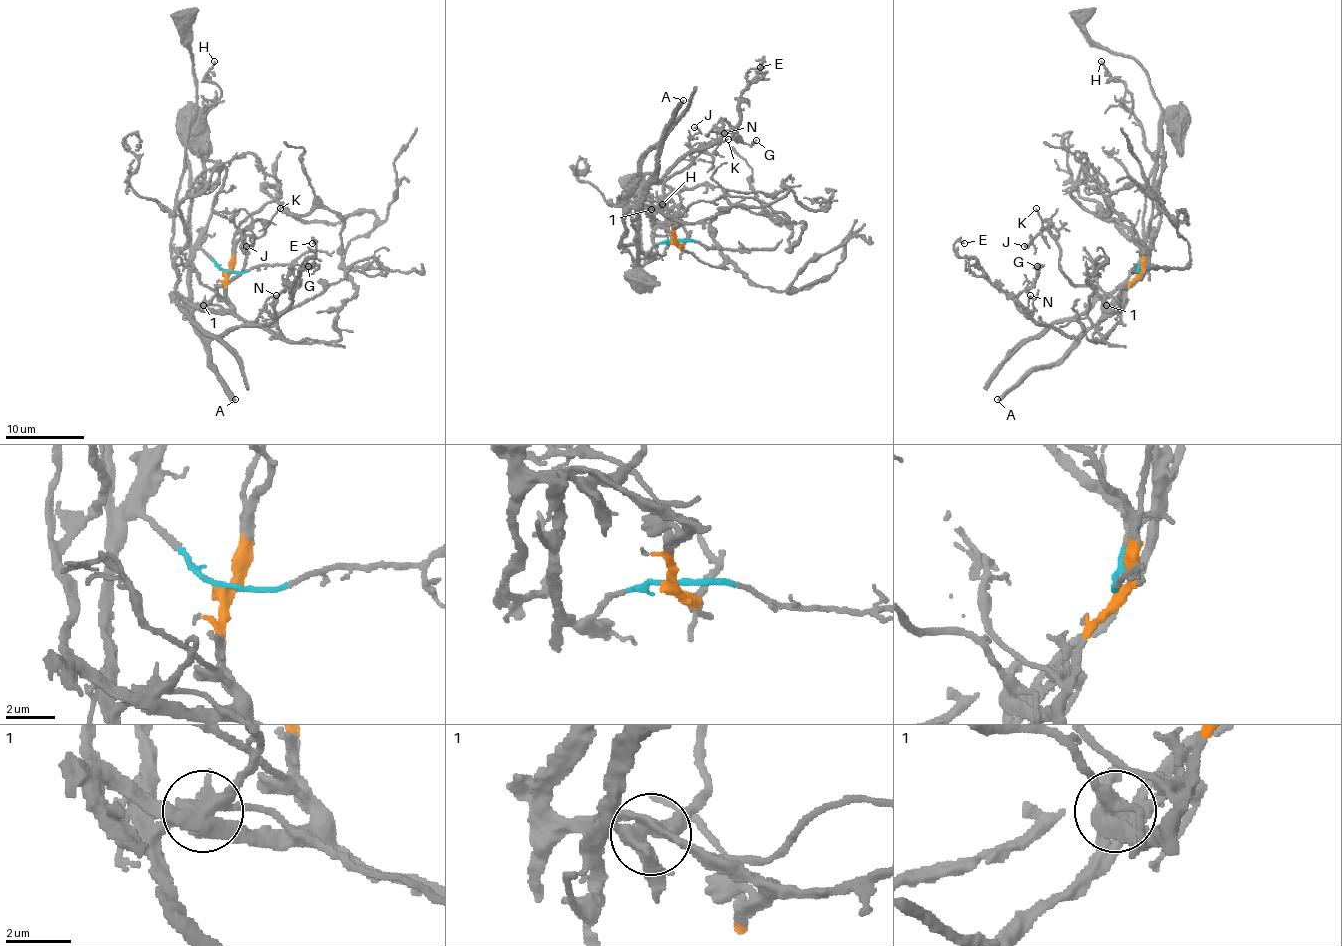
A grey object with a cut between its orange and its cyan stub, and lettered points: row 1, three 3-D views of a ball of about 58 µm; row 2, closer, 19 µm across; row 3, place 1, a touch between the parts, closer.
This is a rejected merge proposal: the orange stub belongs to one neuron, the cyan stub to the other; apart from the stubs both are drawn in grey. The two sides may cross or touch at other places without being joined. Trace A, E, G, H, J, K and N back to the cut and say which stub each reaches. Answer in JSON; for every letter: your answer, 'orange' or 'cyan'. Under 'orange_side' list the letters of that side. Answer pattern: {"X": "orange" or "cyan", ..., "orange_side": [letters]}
{"A": "cyan", "E": "cyan", "G": "cyan", "H": "cyan", "J": "cyan", "K": "cyan", "N": "cyan", "orange_side": []}

